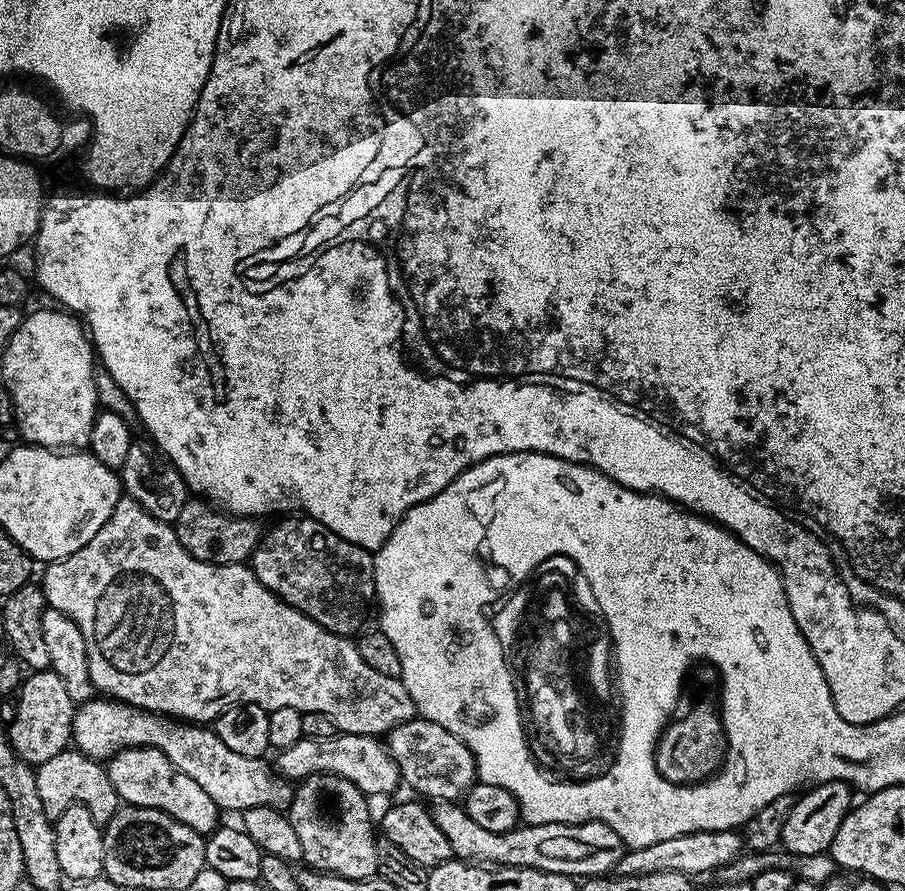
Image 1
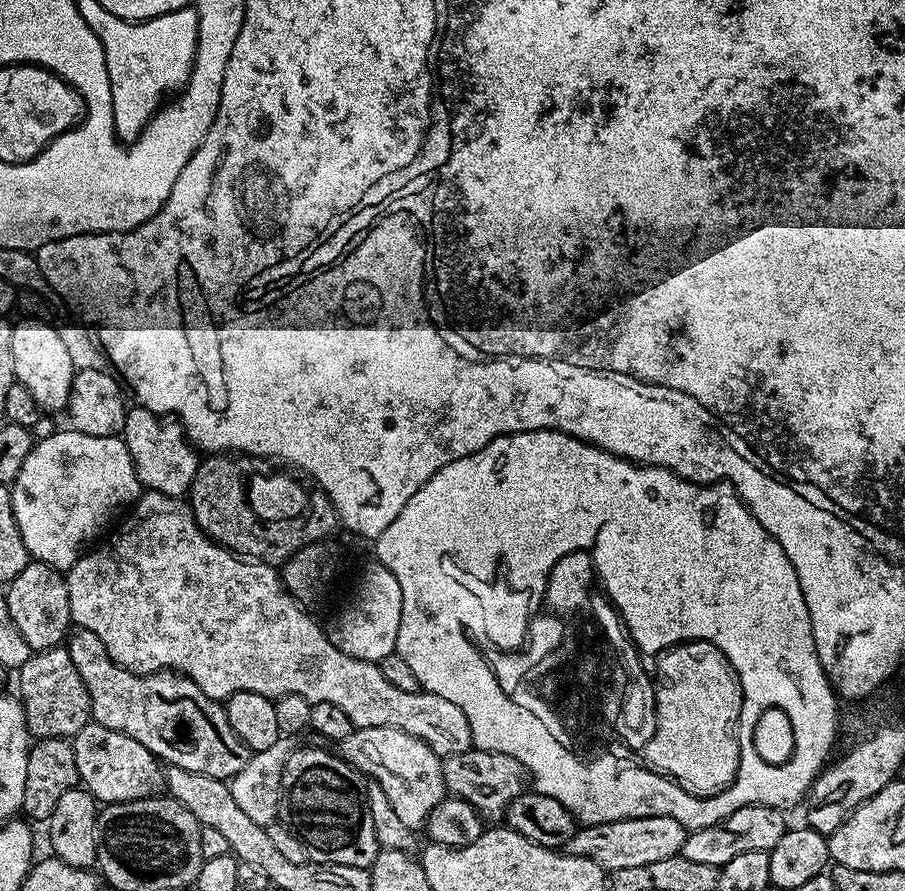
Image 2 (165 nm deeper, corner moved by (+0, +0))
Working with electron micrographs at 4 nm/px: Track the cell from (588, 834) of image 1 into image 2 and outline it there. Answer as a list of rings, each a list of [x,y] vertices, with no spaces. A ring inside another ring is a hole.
[[[669,816],[615,820],[605,824],[577,827],[566,845],[566,850],[572,856],[590,858],[598,862],[611,873],[614,870],[627,870],[630,866],[647,866],[650,862],[662,862],[662,858],[679,856],[688,833],[689,829],[683,828]]]

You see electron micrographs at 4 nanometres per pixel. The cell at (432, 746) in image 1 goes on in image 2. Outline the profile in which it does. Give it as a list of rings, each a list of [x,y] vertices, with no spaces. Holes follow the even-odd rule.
[[[471,747],[462,754],[443,757],[444,786],[455,799],[465,800],[476,807],[476,811],[488,822],[500,822],[505,819],[510,802],[526,790],[524,767],[510,754],[487,752]]]

